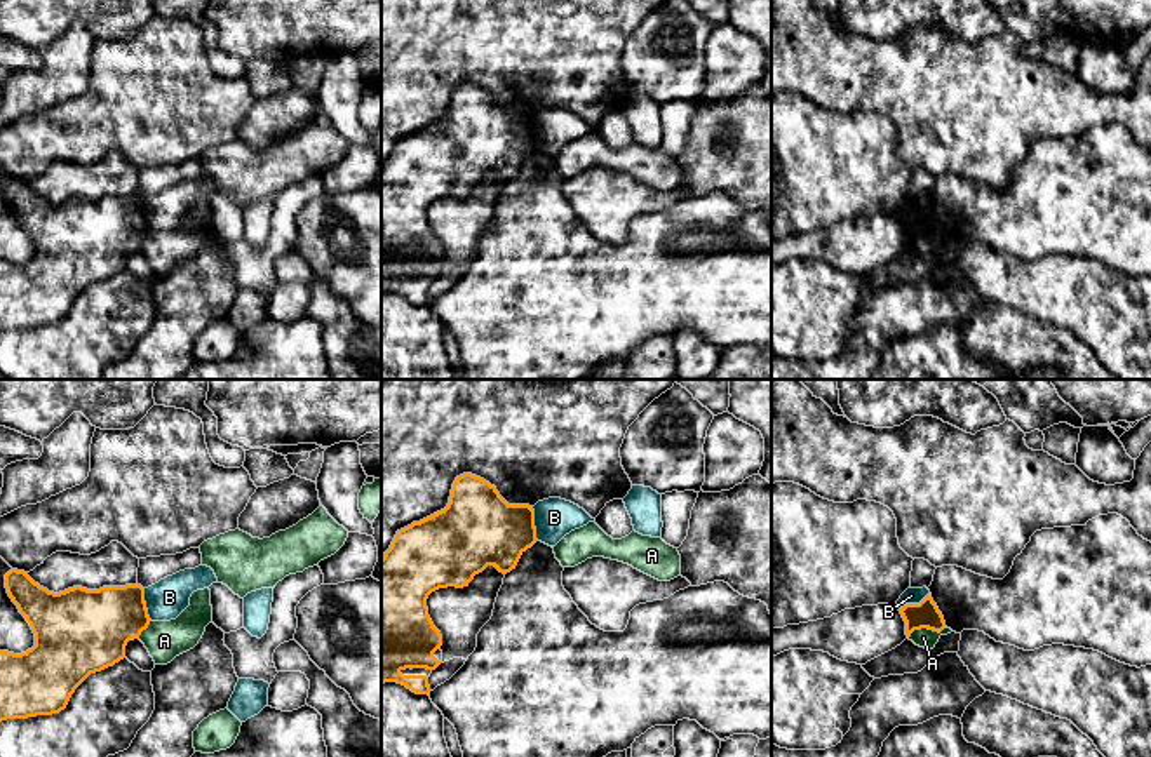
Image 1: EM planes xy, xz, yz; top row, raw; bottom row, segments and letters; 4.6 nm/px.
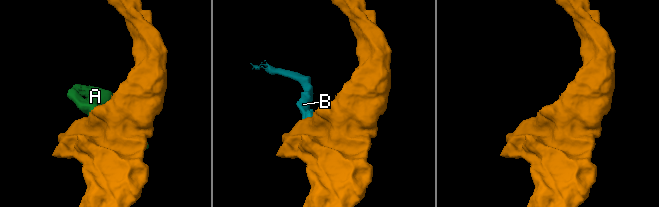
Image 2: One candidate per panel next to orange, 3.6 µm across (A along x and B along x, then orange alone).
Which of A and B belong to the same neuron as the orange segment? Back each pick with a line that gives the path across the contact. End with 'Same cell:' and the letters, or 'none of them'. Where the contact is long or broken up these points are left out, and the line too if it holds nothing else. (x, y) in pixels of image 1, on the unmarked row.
Same cell: none of them

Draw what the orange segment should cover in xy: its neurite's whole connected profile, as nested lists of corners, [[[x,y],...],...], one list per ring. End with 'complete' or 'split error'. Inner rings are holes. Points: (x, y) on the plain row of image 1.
[[[10,179],[5,198],[30,233],[35,256],[21,265],[0,261],[0,332],[59,324],[91,284],[124,270],[127,252],[139,249],[151,231],[145,198],[138,193],[99,200],[73,197],[54,204],[35,193],[28,183]]]; complete

